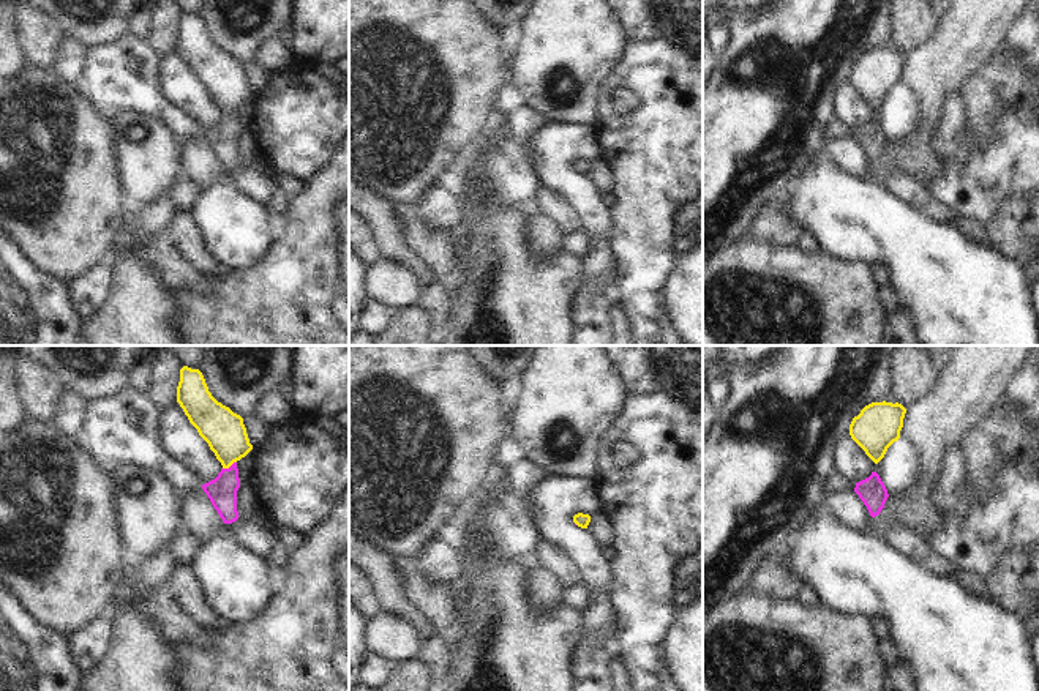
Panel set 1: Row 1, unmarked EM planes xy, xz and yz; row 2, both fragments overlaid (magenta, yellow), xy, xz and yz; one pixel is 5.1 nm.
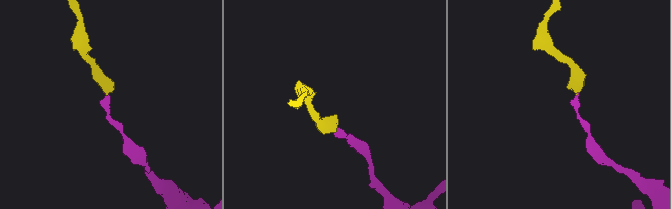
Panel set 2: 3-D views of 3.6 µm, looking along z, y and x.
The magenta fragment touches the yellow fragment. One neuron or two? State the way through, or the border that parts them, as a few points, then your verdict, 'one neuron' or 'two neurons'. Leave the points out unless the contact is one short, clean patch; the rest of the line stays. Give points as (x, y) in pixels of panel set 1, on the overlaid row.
runs through xy (221, 491), (228, 481), (231, 466), (223, 429); one neuron

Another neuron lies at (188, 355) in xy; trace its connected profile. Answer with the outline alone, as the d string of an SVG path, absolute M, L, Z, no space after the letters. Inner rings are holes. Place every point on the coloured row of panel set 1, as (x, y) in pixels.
M158 346L159 349L172 353L182 366L197 369L202 358L202 346Z

